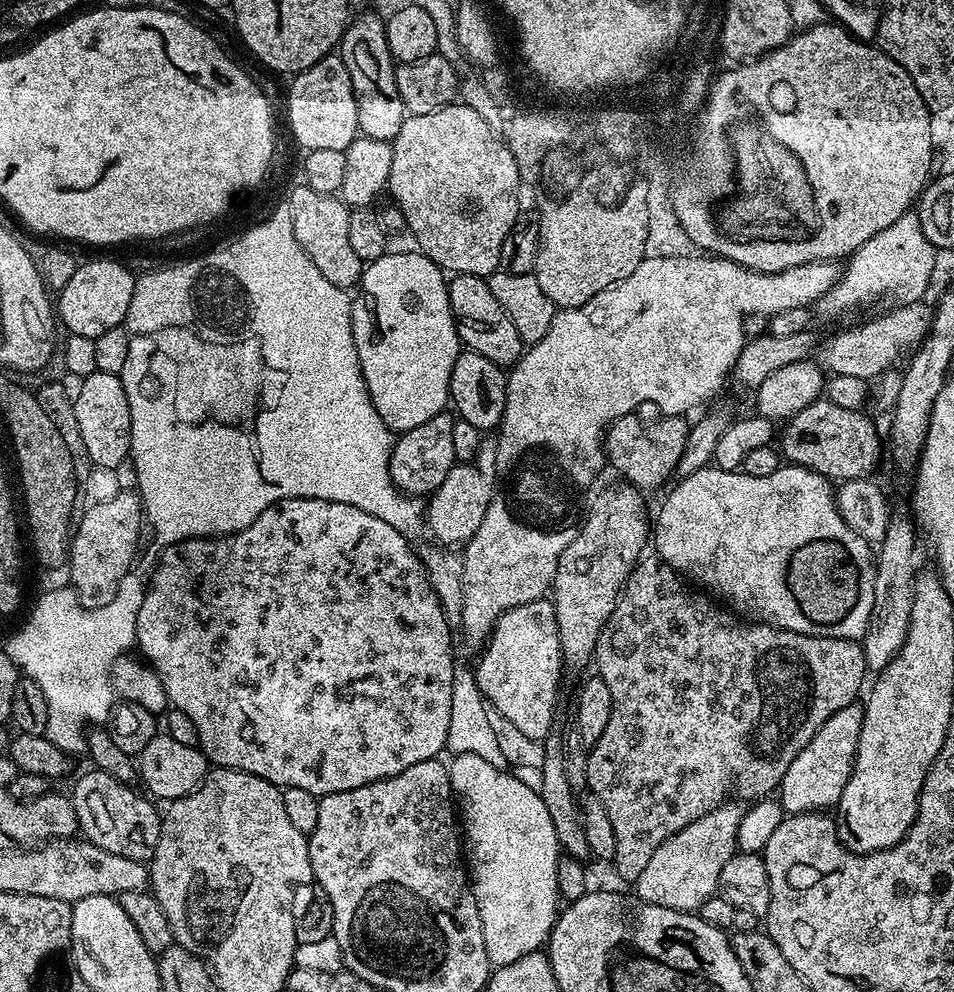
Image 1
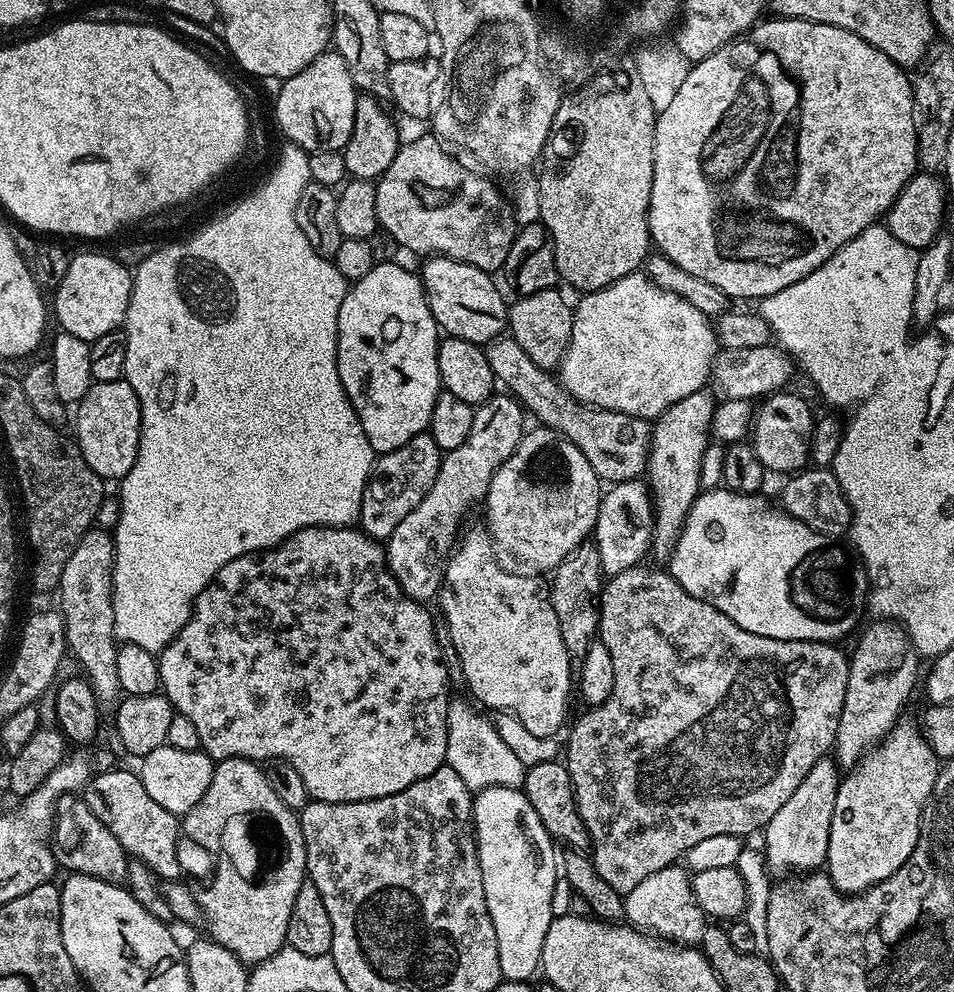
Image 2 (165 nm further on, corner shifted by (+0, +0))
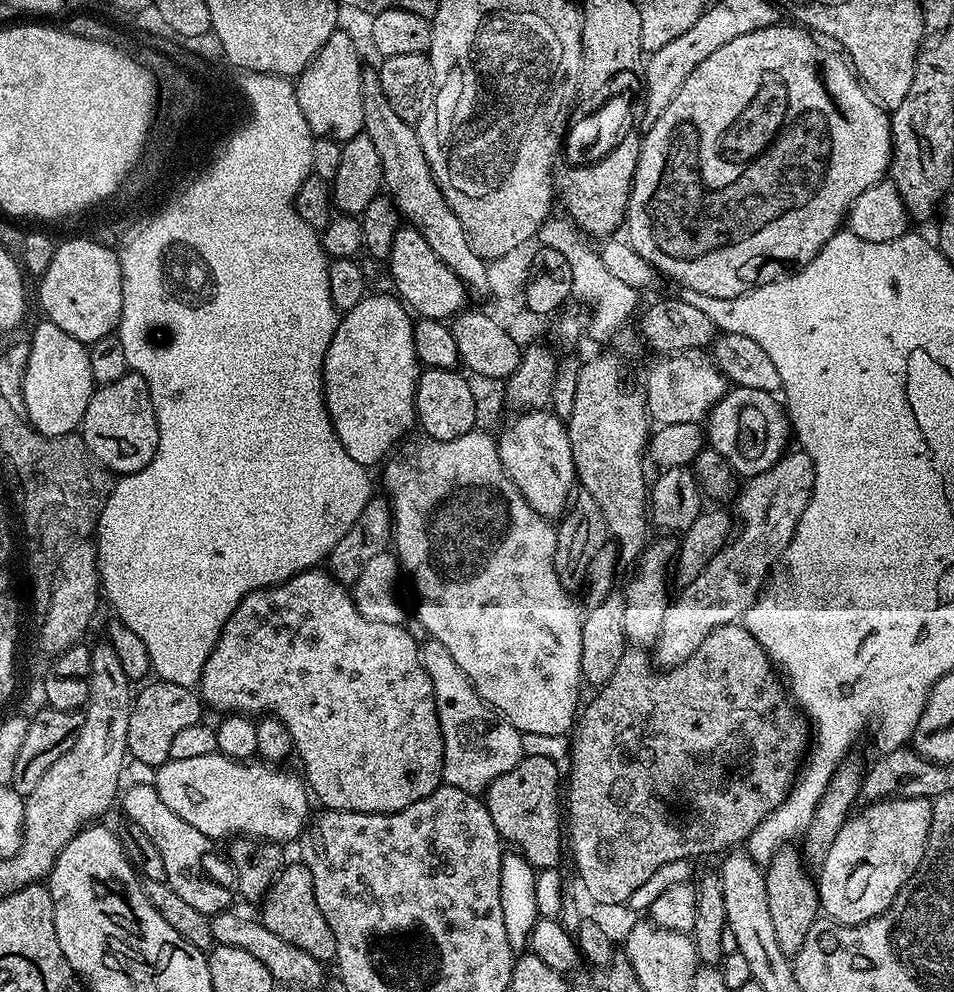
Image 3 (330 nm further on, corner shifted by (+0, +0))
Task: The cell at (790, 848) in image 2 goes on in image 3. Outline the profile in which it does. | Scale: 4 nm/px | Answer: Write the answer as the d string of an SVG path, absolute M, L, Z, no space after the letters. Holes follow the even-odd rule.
M792 846L779 848L773 854L764 872L766 882L766 898L770 901L770 919L774 921L774 935L778 937L778 946L788 957L795 957L806 942L806 934L810 934L810 926L821 915L820 890L815 879L810 877L801 853L792 849Z

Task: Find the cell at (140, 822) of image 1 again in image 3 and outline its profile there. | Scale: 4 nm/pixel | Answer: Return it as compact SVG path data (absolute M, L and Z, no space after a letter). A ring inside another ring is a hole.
M155 783L132 784L129 788L127 785L118 804L119 807L124 807L123 815L127 820L138 825L148 835L150 842L158 846L158 854L162 854L162 862L166 866L166 880L174 894L179 894L189 906L194 906L194 910L209 918L233 907L233 889L223 888L218 881L211 880L204 873L204 855L211 850L213 841L202 834L202 830L190 826L190 822L178 818L178 814L174 814L174 810L170 810L170 806L166 806L166 802L158 798Z

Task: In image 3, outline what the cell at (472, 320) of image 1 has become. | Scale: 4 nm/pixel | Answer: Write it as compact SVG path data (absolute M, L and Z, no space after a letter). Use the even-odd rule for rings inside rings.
M411 226L397 227L386 263L392 275L395 295L417 317L447 321L449 318L455 317L456 313L465 311L467 304L464 303L470 299L468 289L446 266L446 262L442 262L442 258L438 258L438 254L434 254L434 250L430 250L430 242L426 242L426 238L422 238L418 229Z

